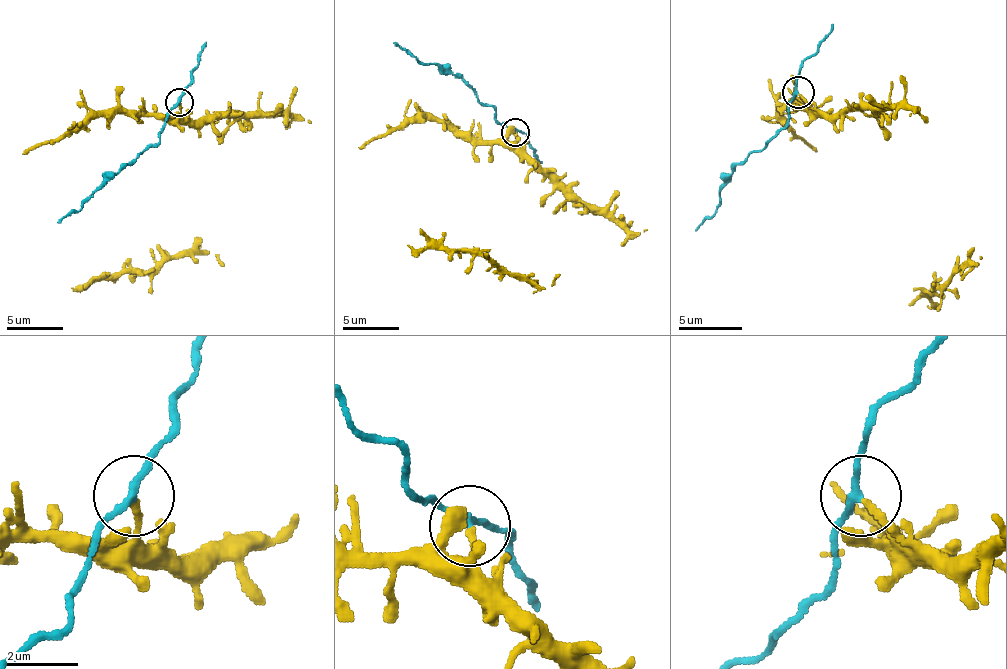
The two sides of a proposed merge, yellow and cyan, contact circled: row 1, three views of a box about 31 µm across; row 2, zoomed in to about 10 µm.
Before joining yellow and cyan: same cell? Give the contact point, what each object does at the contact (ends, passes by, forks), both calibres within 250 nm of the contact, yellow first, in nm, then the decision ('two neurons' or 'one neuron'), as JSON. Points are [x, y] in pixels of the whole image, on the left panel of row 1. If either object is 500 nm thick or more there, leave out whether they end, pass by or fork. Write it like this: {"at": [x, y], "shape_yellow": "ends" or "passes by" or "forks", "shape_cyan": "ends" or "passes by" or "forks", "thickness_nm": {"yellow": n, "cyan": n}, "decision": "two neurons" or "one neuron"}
{"at": [179, 102], "shape_yellow": "ends", "shape_cyan": "passes by", "thickness_nm": {"yellow": 190, "cyan": 200}, "decision": "two neurons"}

